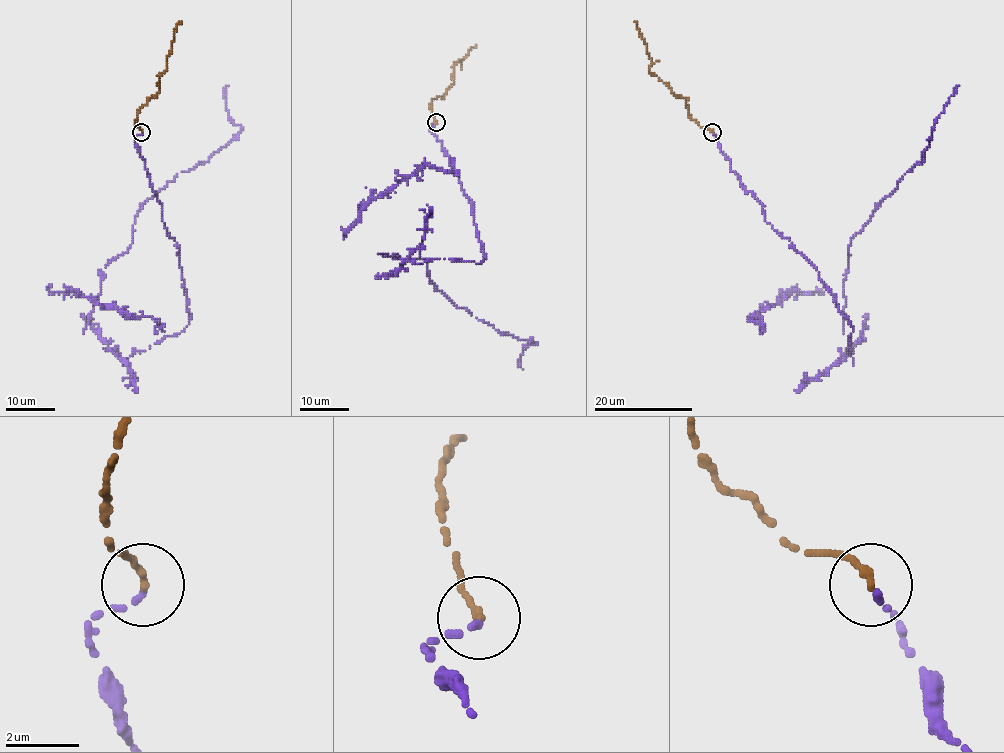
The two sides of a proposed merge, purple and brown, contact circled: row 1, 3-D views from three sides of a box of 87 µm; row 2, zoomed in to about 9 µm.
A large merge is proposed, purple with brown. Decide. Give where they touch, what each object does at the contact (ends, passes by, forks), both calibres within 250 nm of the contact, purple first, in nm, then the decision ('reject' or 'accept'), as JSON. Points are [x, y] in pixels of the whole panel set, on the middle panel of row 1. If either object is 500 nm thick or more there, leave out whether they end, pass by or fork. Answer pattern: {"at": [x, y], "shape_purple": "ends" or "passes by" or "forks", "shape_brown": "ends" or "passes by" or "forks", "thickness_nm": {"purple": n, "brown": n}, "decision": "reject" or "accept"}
{"at": [436, 122], "shape_purple": "ends", "shape_brown": "ends", "thickness_nm": {"purple": 140, "brown": 220}, "decision": "accept"}

